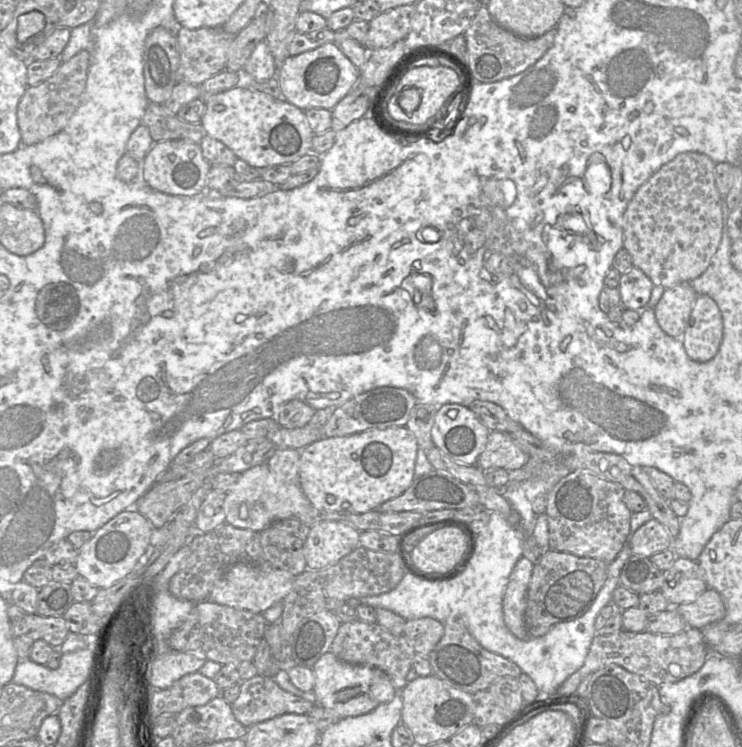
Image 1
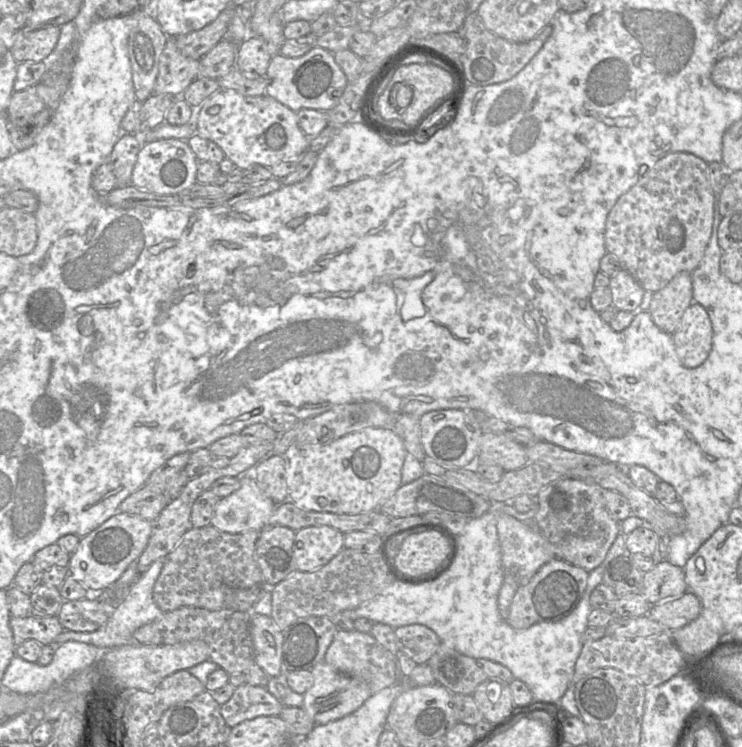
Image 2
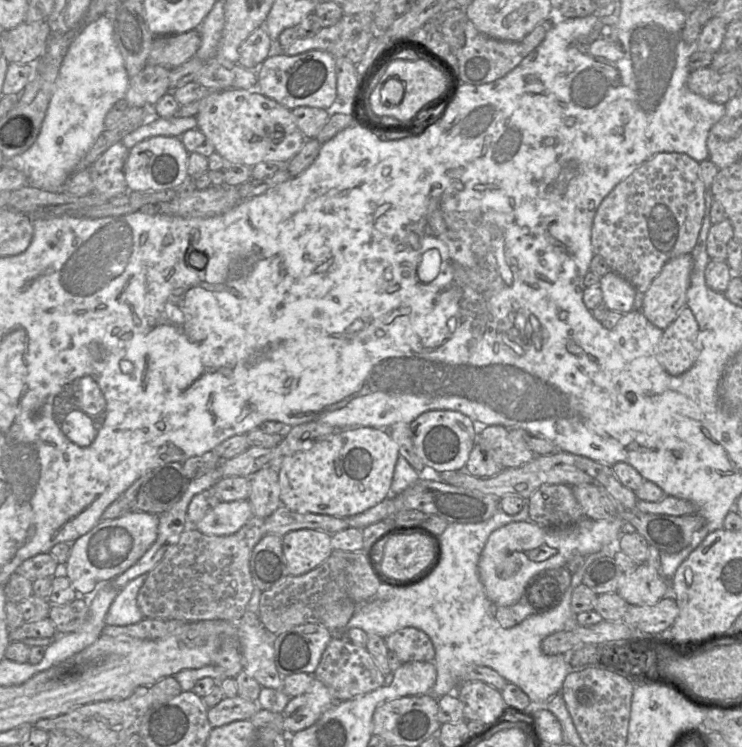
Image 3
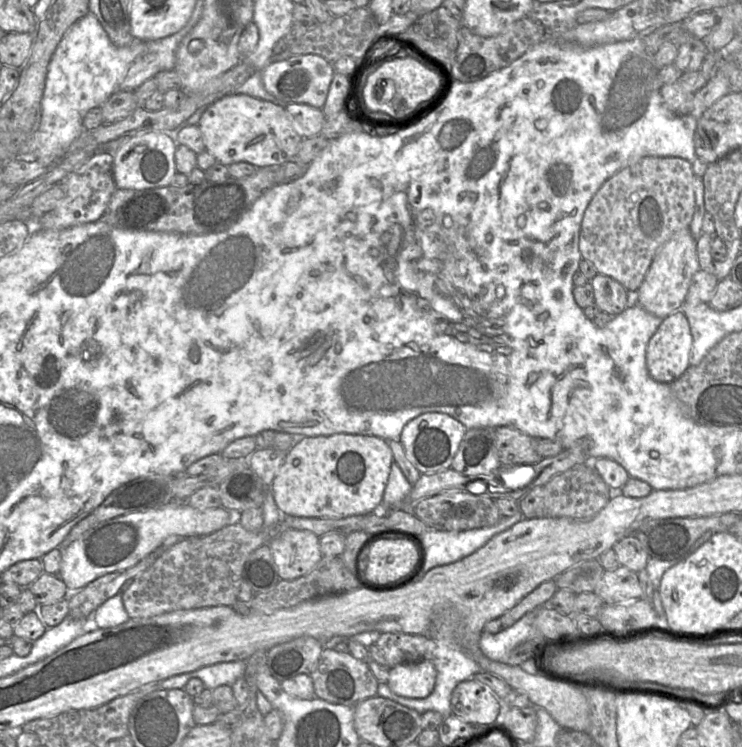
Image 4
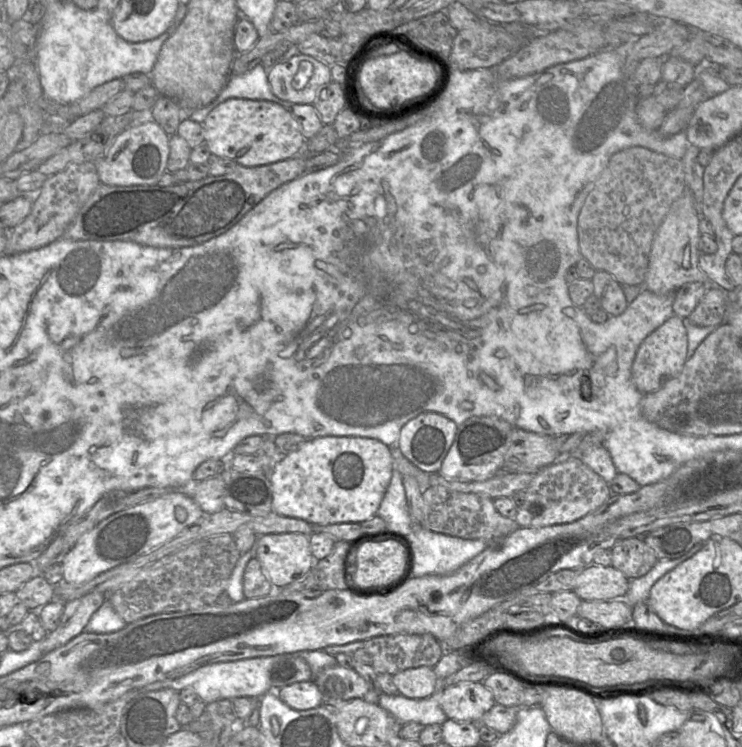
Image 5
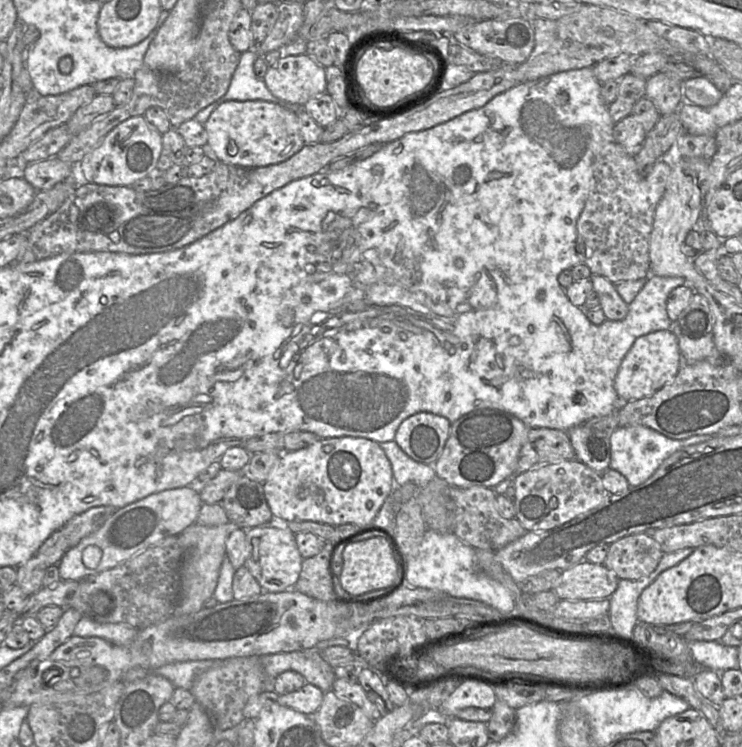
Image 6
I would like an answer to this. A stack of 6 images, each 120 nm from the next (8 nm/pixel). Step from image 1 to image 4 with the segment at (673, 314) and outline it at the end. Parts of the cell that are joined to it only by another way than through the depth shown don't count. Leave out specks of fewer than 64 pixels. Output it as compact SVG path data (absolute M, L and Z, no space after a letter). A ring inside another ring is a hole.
M687 229L675 234L658 250L638 289L638 304L644 310L664 319L682 308L692 279L700 270L696 247L696 239Z

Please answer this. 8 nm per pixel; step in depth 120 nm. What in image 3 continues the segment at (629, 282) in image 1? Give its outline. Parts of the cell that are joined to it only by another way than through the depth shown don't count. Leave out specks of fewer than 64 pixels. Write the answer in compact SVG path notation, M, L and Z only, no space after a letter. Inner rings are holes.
M609 272L600 278L599 286L603 293L603 305L609 311L627 314L634 309L636 290L624 277Z

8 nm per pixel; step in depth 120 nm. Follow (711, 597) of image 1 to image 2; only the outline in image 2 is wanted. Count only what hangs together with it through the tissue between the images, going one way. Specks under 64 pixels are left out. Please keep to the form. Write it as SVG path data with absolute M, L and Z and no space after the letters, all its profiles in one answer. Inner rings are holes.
M688 590L678 598L670 598L652 605L646 615L666 629L675 630L696 619L700 612L699 598Z

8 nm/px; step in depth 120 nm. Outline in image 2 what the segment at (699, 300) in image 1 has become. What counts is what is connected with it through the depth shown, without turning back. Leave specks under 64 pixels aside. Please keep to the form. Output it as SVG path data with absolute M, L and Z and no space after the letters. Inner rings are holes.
M693 302L672 334L676 354L686 368L700 366L712 348L713 327L707 311Z

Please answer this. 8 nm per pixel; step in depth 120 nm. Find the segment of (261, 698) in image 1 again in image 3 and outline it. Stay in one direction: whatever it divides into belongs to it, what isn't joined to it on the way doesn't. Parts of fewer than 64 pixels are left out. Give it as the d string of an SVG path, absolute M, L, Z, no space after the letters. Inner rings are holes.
M236 695L225 697L214 707L208 709L208 720L213 727L220 727L238 720L249 720L261 706L256 701L249 701Z

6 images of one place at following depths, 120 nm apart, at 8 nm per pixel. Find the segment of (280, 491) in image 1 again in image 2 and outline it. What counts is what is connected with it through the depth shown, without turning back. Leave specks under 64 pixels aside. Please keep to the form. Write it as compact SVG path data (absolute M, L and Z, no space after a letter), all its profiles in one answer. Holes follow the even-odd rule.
M245 474L241 476L240 488L219 500L211 526L231 534L250 530L262 531L276 506L262 492L253 476Z

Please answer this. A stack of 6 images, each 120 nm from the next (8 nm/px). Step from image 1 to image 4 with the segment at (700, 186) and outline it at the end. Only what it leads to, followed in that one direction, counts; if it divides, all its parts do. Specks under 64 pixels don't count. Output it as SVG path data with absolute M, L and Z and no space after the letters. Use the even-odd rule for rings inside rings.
M644 157L619 170L599 188L584 213L579 239L579 250L582 258L592 262L599 274L607 275L615 279L622 284L627 291L637 291L658 250L675 234L690 229L695 207L694 176L691 163L679 157Z

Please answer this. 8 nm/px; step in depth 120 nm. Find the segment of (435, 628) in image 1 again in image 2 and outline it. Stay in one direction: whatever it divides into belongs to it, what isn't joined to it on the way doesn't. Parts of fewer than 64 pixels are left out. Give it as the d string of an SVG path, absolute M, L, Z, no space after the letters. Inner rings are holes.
M422 624L395 628L395 635L399 651L409 656L417 664L427 664L440 645L437 634Z

